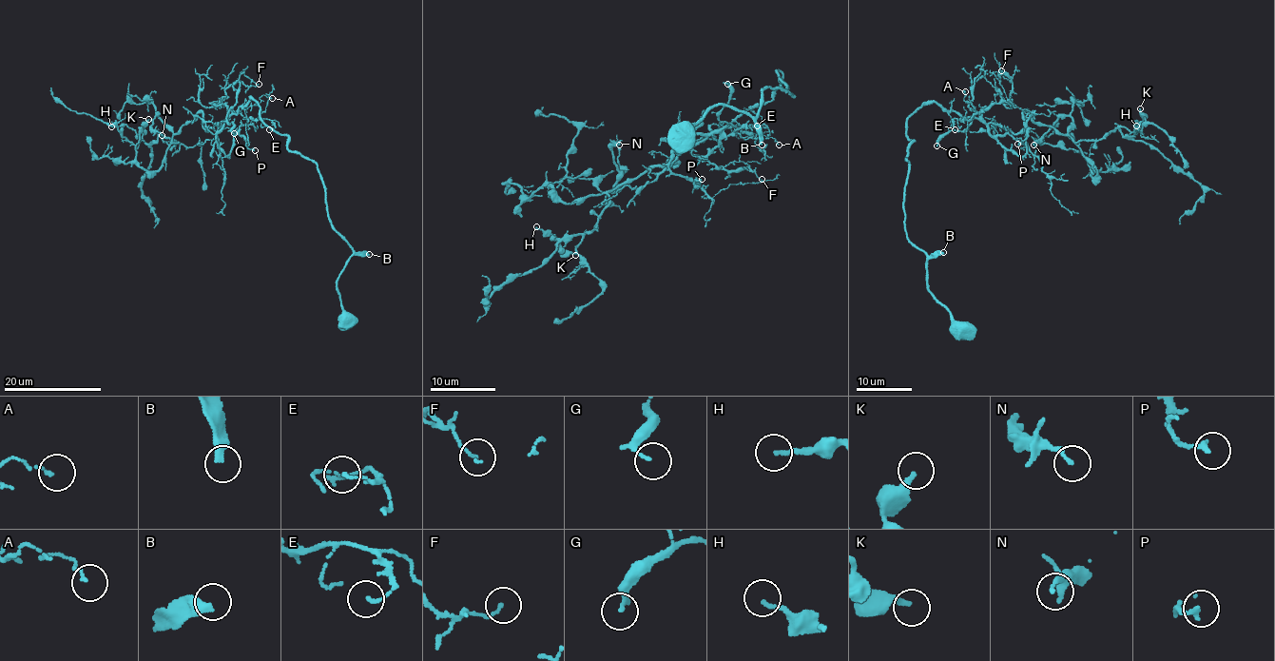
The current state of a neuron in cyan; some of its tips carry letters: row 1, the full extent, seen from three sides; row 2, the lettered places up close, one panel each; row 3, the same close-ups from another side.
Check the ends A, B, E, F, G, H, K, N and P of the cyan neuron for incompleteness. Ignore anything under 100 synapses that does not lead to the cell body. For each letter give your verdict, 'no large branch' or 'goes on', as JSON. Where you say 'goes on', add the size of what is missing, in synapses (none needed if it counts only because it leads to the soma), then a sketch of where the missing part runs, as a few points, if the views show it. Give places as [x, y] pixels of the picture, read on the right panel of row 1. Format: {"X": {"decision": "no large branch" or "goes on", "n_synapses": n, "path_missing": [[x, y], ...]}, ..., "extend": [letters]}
{"A": {"decision": "no large branch"}, "B": {"decision": "no large branch"}, "E": {"decision": "no large branch"}, "F": {"decision": "no large branch"}, "G": {"decision": "no large branch"}, "H": {"decision": "no large branch"}, "K": {"decision": "no large branch"}, "N": {"decision": "no large branch"}, "P": {"decision": "no large branch"}, "extend": []}

